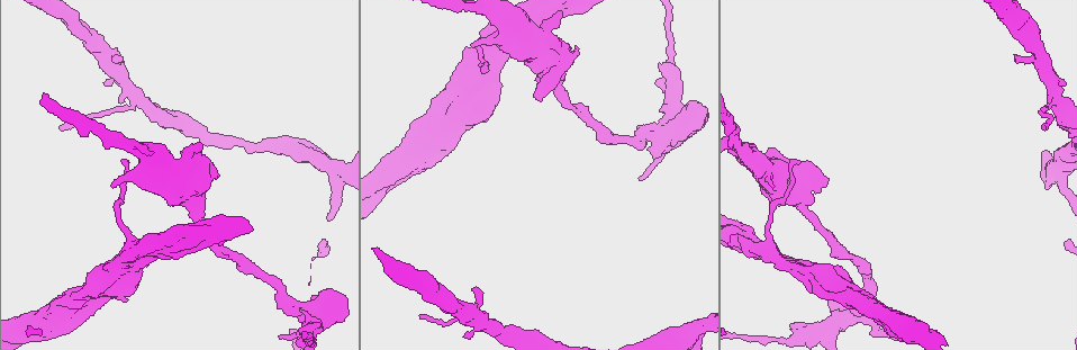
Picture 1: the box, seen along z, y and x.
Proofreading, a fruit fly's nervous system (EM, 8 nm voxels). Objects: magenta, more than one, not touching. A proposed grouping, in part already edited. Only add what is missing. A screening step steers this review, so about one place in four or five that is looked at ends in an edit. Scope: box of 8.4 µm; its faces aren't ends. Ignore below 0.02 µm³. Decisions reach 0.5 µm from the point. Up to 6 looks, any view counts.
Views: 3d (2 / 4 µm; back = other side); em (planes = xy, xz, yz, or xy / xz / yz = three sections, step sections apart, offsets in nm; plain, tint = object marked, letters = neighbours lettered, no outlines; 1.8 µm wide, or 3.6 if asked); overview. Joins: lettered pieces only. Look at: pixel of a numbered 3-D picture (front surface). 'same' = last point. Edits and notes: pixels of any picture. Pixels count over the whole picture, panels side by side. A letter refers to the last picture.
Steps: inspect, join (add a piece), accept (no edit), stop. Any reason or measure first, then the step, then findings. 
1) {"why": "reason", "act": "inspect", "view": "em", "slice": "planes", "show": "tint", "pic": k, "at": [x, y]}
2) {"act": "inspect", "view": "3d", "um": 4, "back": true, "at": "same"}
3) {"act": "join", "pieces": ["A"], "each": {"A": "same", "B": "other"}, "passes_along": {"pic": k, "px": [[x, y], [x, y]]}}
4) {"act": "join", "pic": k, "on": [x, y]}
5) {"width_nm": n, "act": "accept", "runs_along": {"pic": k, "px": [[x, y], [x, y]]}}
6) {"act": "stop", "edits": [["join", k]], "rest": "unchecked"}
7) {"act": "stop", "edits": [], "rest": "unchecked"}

{"why": "an open end", "act": "inspect", "view": "3d", "um": 4, "back": true, "pic": 1, "at": [823, 174]}

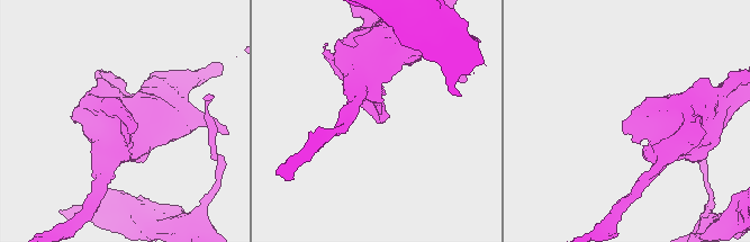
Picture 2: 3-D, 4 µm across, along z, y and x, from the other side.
{"act": "inspect", "view": "em", "slice": "yz", "step": 4, "show": "tint", "pic": 2, "at": [374, 117]}

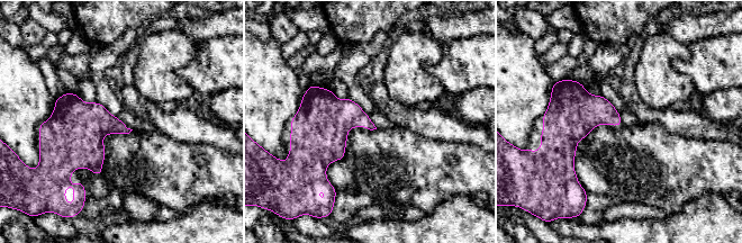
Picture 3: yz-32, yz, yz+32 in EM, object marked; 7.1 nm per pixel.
{"act": "inspect", "view": "em", "slice": "yz", "step": 4, "show": "letters", "at": "same"}

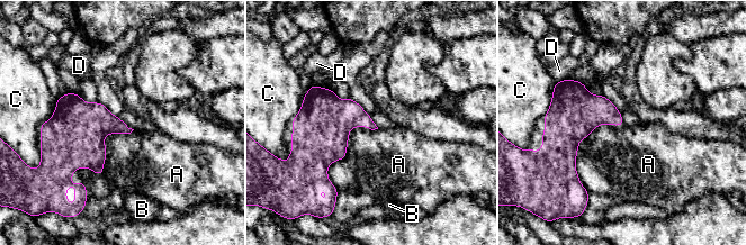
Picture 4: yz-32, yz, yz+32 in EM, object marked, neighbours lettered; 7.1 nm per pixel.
{"width_nm": 160, "act": "accept", "each": {"A": "other", "B": "other", "C": "other", "D": "other"}, "border": {"pic": 4, "px": [[623, 125], [580, 142], [587, 192]]}, "found": "none of them fits"}

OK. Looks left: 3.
{"why": "thick turns thin", "act": "inspect", "view": "3d", "um": 4, "back": true, "pic": 1, "at": [134, 252]}

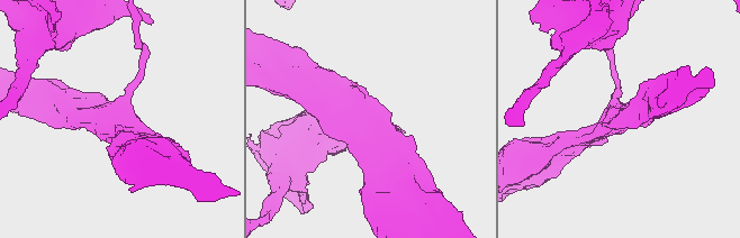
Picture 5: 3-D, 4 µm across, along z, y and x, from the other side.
{"act": "inspect", "view": "em", "slice": "yz", "step": 16, "show": "tint", "pic": 5, "at": [119, 119]}

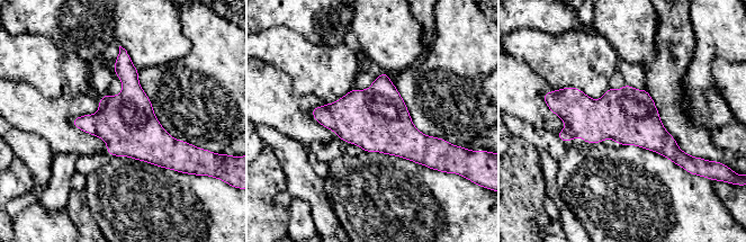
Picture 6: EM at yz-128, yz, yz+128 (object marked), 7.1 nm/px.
{"act": "inspect", "view": "em", "slice": "yz", "step": 16, "show": "letters", "at": "same"}

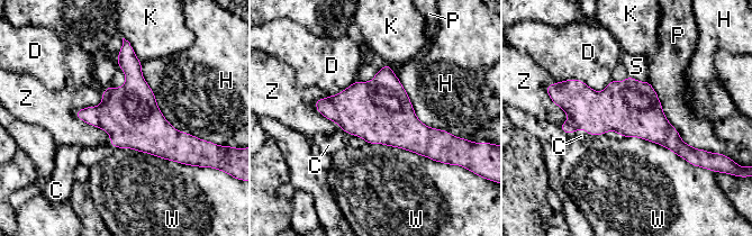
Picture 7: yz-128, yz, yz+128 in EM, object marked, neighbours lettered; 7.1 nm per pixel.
{"longest_contact_nm": ["H", 650], "act": "join", "pic": 7, "on": [328, 145], "each": {"C": "same", "D": "other", "H": "other", "K": "other", "P": "other", "S": "other", "W": "other", "Z": "other"}, "passes_along": {"pic": 7, "px": [[374, 110], [347, 132], [328, 145]]}, "found": "it goes on there"}

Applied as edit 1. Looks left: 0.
{"act": "stop", "edits": [["join", 7]], "rest": "unchecked"}

